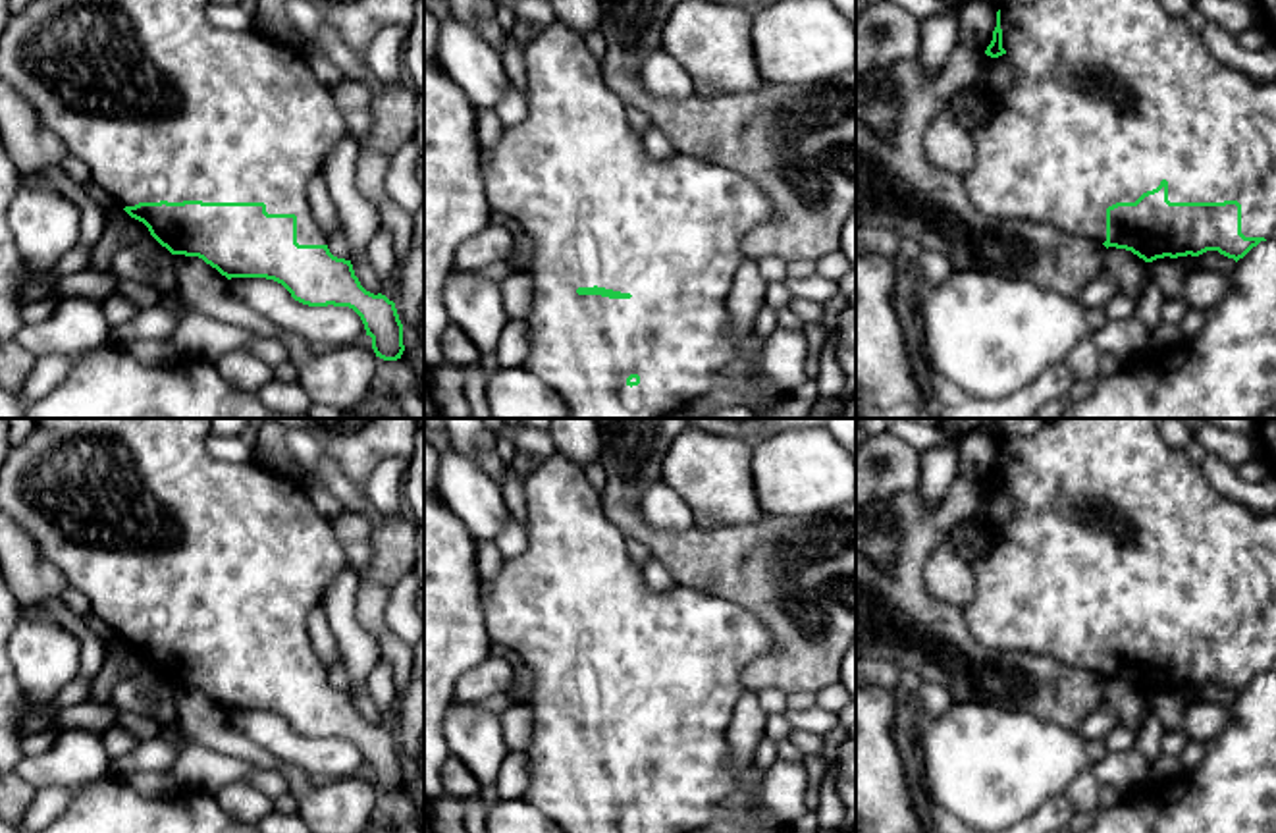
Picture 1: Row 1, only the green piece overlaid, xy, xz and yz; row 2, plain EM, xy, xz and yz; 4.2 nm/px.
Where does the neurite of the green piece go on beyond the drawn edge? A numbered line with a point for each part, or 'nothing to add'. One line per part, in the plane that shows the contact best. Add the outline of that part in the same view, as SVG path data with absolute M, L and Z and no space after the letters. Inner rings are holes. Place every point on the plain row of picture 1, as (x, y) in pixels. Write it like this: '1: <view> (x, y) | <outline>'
1: yz (1113, 527) | M1041 418L1031 436L1002 434L1002 480L1016 499L1016 513L993 532L989 551L971 565L975 598L962 607L975 642L997 652L1047 654L1072 667L1085 667L1101 677L1106 673L1106 640L1116 634L1135 634L1168 613L1170 634L1224 634L1241 636L1241 665L1245 669L1276 671L1276 511L1255 513L1249 507L1218 494L1205 478L1199 465L1183 449L1172 449L1156 430L1156 418Z

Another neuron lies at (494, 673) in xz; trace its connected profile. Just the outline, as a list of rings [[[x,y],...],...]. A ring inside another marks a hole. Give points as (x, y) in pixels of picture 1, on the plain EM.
[[[490,656],[482,663],[463,673],[455,683],[455,698],[480,702],[497,692],[507,692],[513,681],[513,665],[503,656]]]

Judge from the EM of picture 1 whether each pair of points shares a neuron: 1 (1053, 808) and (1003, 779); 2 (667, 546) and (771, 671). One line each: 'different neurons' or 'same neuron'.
1: different neurons
2: same neuron

